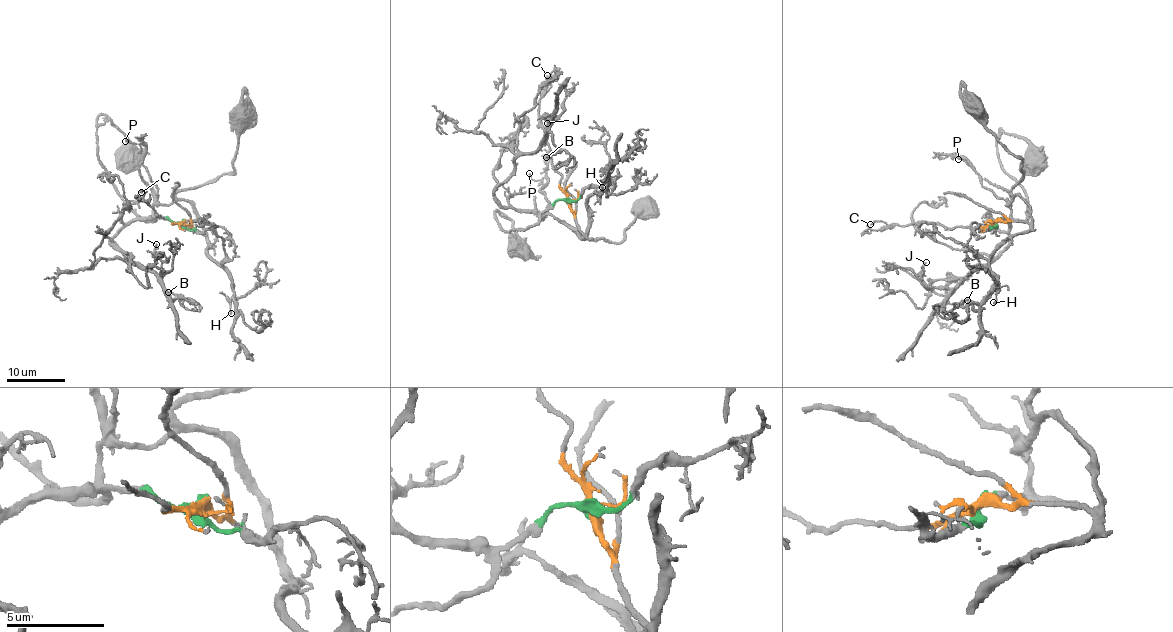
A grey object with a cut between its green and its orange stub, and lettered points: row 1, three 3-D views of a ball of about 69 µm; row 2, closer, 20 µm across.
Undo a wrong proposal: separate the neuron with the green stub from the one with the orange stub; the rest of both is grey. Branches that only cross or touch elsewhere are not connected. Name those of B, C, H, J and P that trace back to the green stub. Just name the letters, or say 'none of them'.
B, J, P

